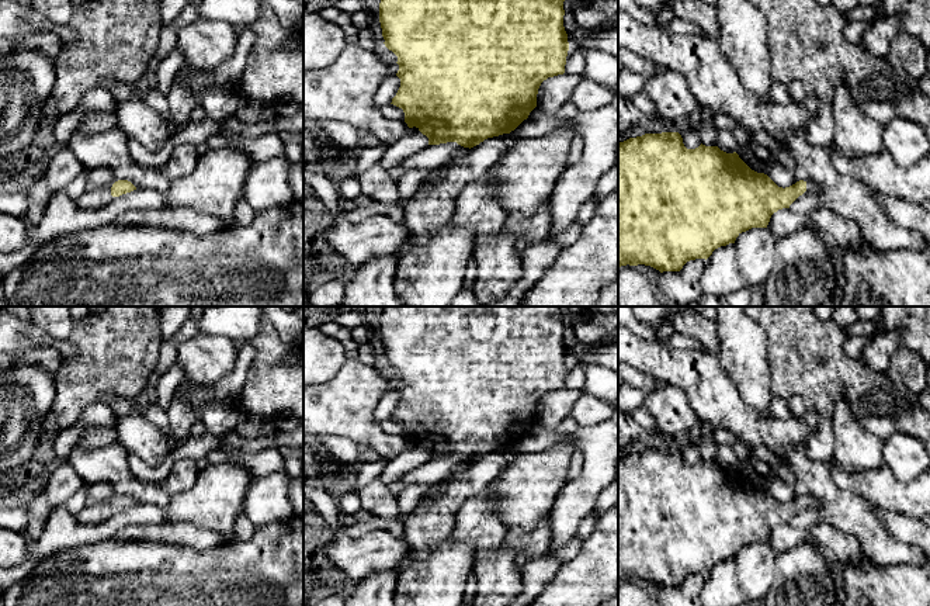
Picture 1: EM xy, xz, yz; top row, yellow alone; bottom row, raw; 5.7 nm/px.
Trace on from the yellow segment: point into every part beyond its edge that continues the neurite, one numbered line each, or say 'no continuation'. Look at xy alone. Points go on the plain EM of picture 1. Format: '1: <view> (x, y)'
1: xy (96, 513)

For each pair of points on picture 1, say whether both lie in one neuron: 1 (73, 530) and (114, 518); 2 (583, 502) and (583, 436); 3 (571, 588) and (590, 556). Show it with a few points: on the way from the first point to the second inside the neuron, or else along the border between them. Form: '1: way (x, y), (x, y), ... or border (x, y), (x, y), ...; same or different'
1: way (83, 532), (100, 532), (104, 527); same
2: way (587, 485), (592, 481), (592, 453); same
3: way (579, 579), (590, 568), (590, 564); same

